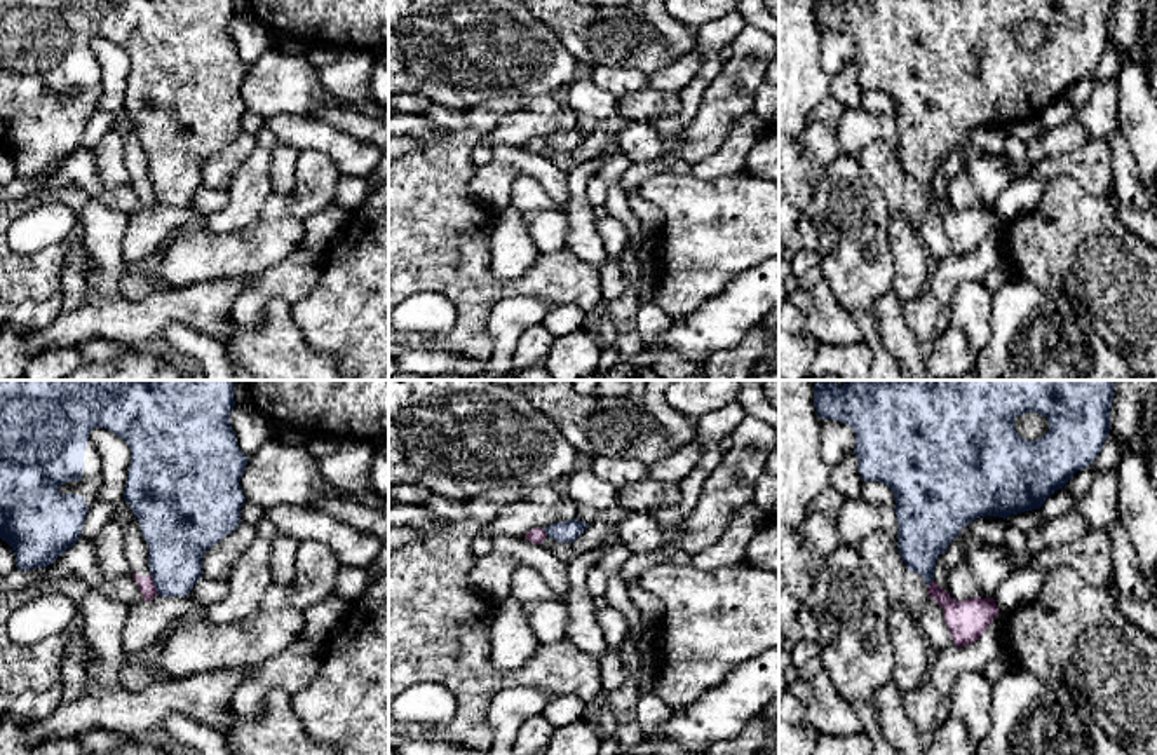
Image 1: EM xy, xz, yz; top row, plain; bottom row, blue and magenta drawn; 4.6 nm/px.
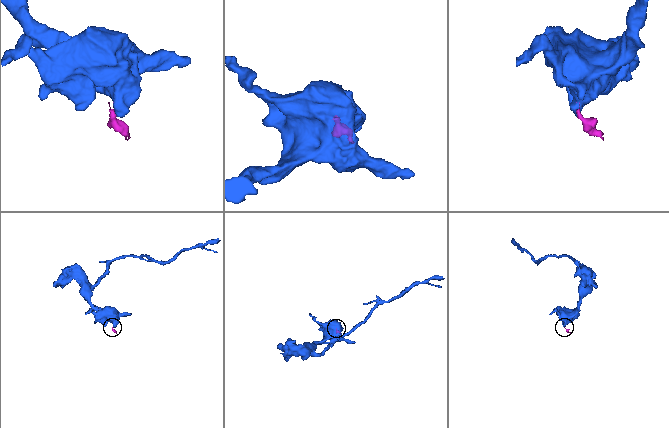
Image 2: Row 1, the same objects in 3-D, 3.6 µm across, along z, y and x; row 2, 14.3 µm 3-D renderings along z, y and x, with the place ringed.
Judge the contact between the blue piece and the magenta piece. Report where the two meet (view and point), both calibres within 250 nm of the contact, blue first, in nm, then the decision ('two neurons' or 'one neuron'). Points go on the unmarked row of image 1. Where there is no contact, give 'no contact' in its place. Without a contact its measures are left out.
xy (154, 192) | 280/70 nm | two neurons

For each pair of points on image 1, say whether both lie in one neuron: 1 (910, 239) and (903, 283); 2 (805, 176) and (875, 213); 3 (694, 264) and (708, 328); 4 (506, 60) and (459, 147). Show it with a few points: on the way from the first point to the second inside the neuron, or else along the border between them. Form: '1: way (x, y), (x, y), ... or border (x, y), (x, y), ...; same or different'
1: way (910, 250), (910, 272); same
2: border (844, 154), (825, 168), (804, 213); different
3: border (734, 276), (715, 295), (675, 321); different
4: border (521, 96), (502, 93), (474, 105), (443, 107); different

